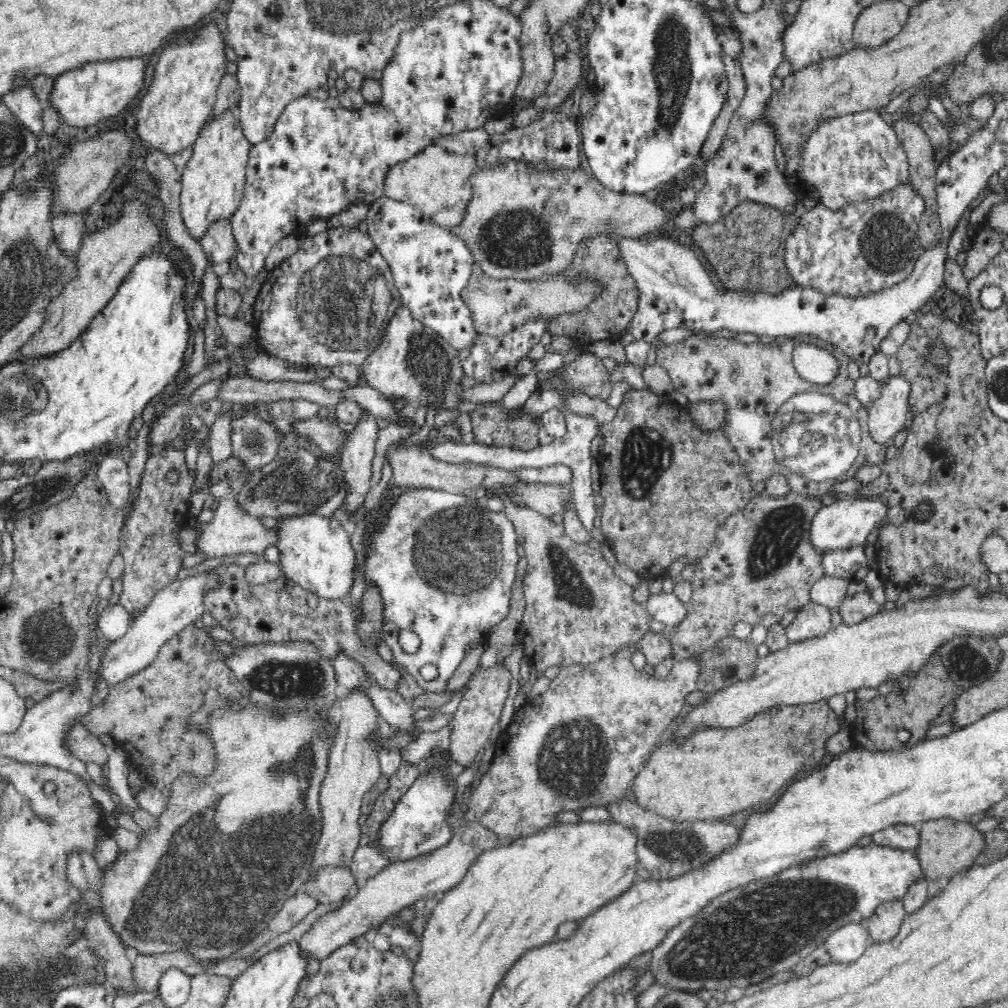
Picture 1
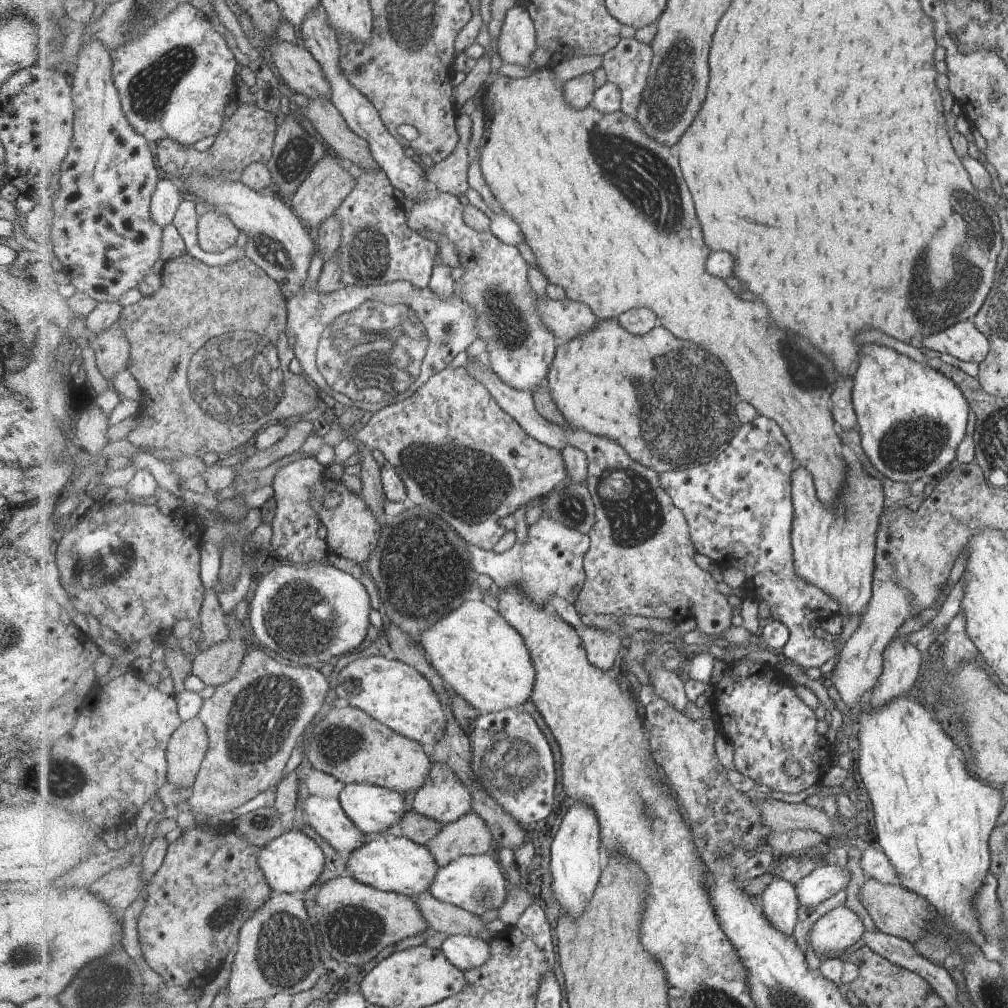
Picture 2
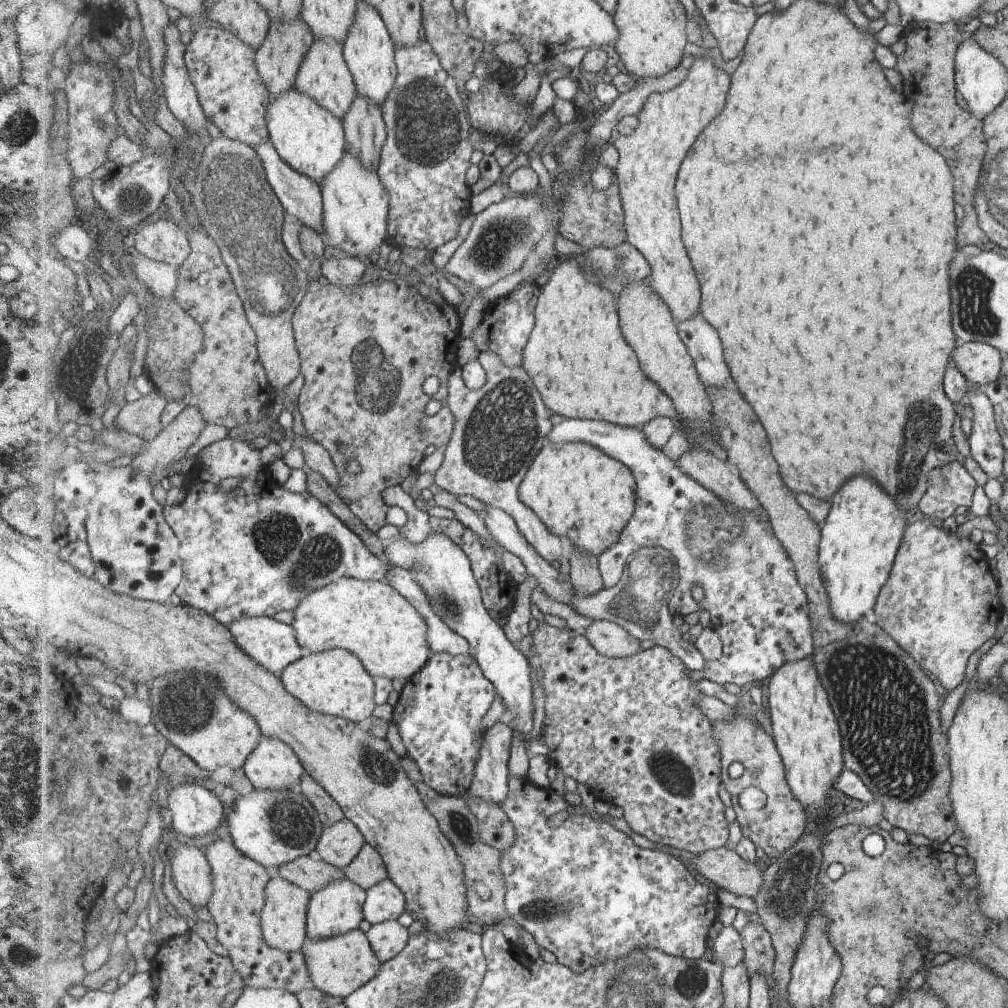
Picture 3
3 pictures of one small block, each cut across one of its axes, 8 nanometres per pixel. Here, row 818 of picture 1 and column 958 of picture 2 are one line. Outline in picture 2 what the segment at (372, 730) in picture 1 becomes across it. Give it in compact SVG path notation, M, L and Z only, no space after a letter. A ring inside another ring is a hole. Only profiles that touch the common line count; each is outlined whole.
M971 319L956 322L938 333L922 336L919 341L927 350L950 354L961 362L980 363L990 350L985 333Z

